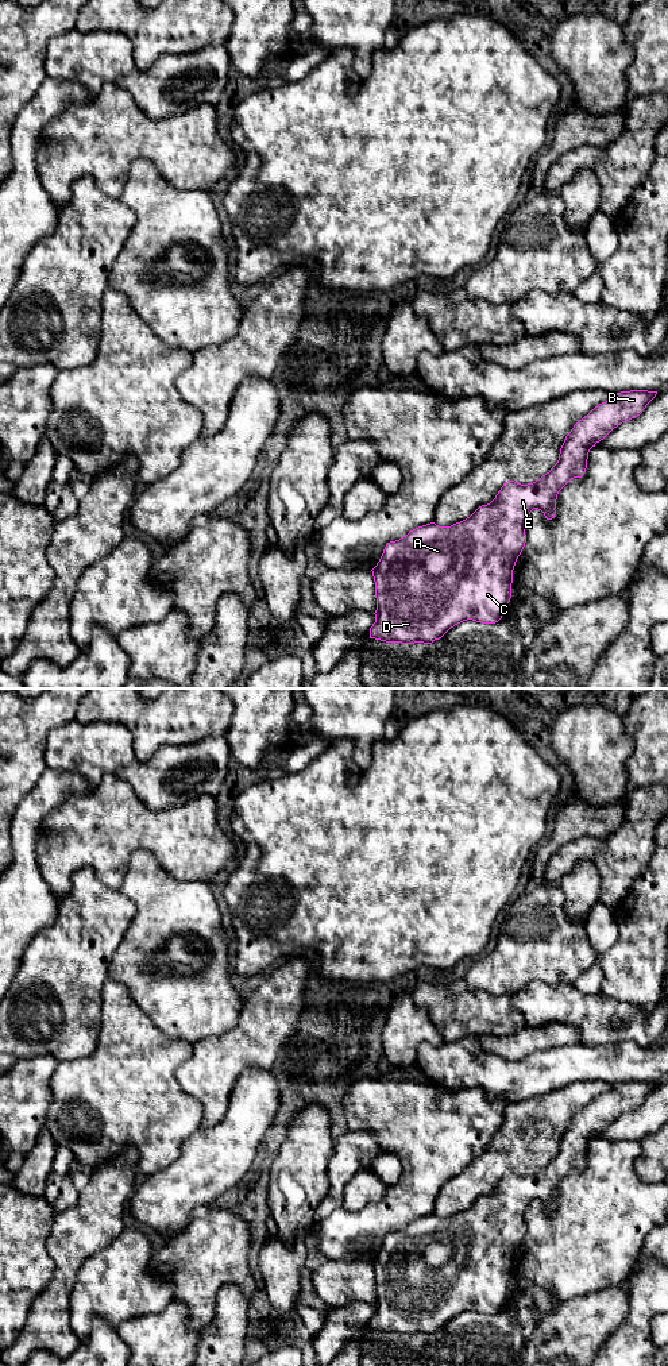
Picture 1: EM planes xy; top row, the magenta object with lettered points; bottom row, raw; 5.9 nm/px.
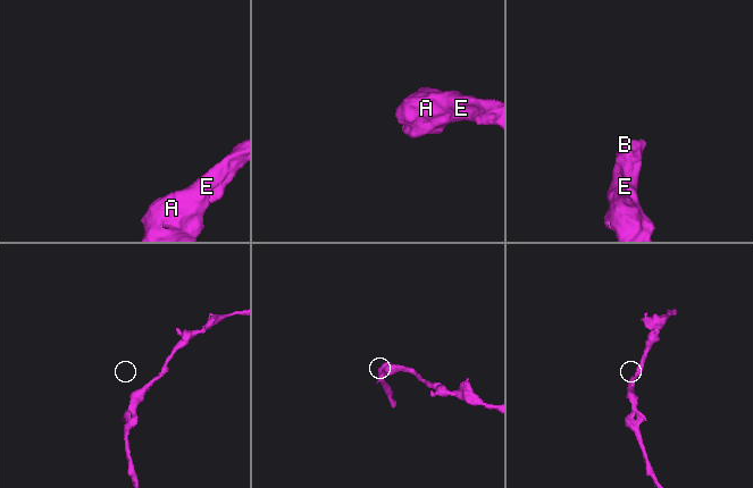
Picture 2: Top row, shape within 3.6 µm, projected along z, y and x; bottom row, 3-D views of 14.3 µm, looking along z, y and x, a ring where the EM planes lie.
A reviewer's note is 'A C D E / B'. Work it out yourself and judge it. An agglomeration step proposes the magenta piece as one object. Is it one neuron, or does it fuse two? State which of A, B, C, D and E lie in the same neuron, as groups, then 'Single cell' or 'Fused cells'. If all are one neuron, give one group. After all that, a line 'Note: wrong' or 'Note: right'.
Groups: A B C D E. Single cell
Note: wrong

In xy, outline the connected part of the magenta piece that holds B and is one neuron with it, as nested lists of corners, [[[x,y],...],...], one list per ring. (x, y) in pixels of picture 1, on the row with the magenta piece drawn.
[[[648,390],[615,393],[574,425],[560,448],[557,463],[536,482],[521,485],[507,481],[490,503],[479,506],[466,520],[451,526],[430,522],[387,543],[371,570],[377,610],[370,638],[432,644],[467,620],[498,622],[511,598],[513,570],[526,543],[525,521],[530,512],[538,509],[547,520],[552,520],[559,491],[571,479],[584,475],[590,449],[614,428],[640,416],[656,394]]]

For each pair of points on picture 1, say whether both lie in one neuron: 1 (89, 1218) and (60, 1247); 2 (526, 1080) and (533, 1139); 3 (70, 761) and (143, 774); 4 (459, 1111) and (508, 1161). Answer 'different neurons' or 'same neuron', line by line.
1: same neuron
2: different neurons
3: same neuron
4: different neurons

